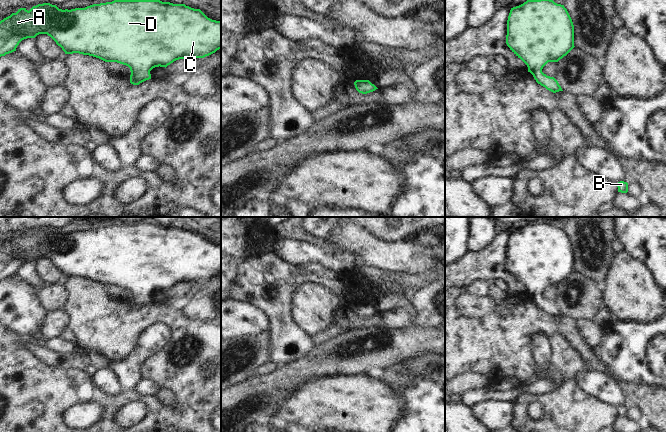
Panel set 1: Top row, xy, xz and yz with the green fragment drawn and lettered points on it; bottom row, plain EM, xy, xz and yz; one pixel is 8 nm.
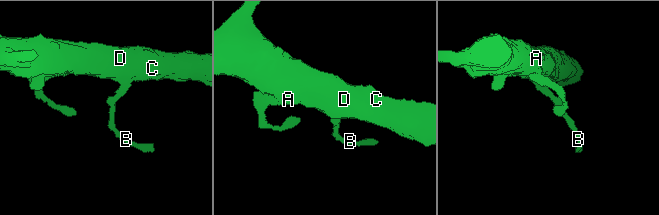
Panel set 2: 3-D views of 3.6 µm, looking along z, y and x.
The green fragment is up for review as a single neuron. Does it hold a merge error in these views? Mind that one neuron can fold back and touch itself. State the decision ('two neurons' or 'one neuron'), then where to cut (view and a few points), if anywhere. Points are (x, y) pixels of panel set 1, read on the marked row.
one neuron | no cut

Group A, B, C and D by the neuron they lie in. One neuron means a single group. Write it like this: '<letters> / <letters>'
A B C D

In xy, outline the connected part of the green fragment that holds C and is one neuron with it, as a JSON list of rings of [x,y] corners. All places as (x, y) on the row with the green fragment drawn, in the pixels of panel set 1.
[[[114,0],[71,10],[62,10],[50,3],[38,4],[29,11],[20,8],[0,21],[0,57],[16,51],[22,40],[39,34],[50,36],[65,54],[79,53],[128,66],[133,85],[151,79],[150,71],[155,67],[166,68],[179,59],[204,58],[221,49],[221,21],[208,18],[200,9],[160,0]]]

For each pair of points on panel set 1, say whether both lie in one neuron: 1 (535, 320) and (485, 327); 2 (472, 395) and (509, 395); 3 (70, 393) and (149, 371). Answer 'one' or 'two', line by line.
1: one
2: one
3: one

